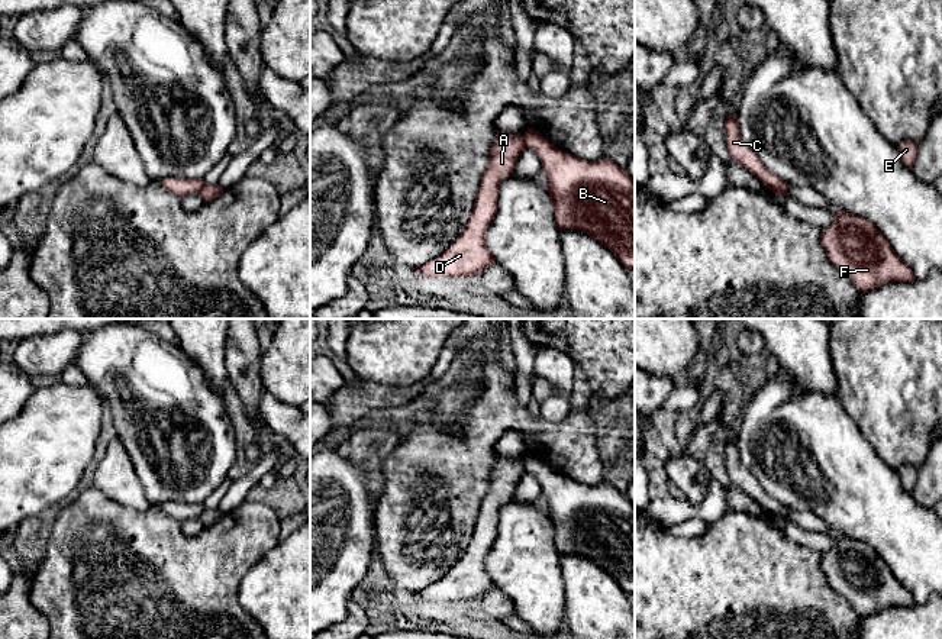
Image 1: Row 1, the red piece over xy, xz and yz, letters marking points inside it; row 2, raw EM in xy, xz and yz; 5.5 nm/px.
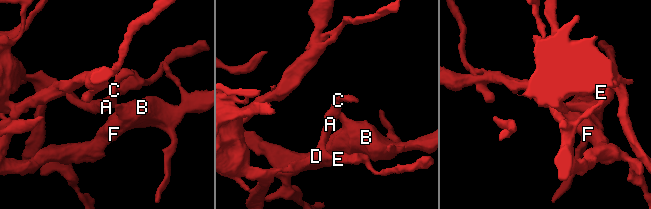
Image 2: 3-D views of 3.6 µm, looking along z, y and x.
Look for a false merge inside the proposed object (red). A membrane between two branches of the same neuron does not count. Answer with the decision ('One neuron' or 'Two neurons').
Two neurons

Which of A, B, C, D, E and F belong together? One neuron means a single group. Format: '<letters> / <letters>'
A C D E / B F

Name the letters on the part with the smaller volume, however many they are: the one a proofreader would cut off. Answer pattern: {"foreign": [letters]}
{"foreign": ["B", "F"]}

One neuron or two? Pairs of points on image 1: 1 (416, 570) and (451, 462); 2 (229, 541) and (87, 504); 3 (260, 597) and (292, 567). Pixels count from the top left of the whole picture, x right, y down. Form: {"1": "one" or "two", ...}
{"1": "one", "2": "one", "3": "one"}

